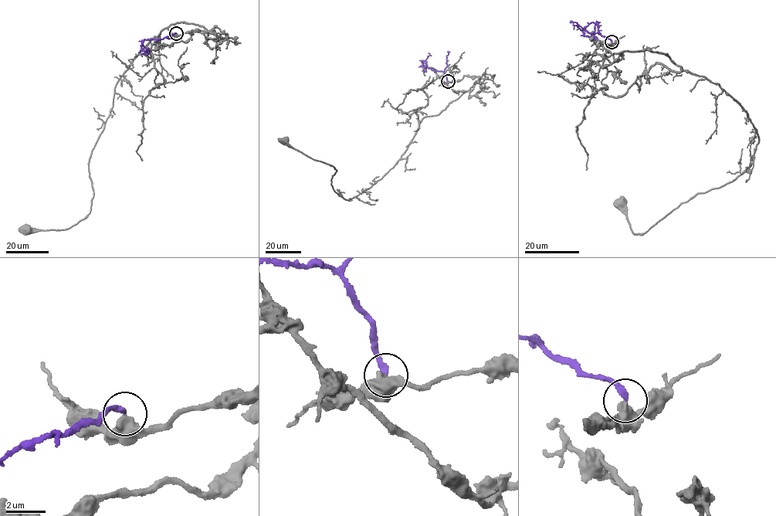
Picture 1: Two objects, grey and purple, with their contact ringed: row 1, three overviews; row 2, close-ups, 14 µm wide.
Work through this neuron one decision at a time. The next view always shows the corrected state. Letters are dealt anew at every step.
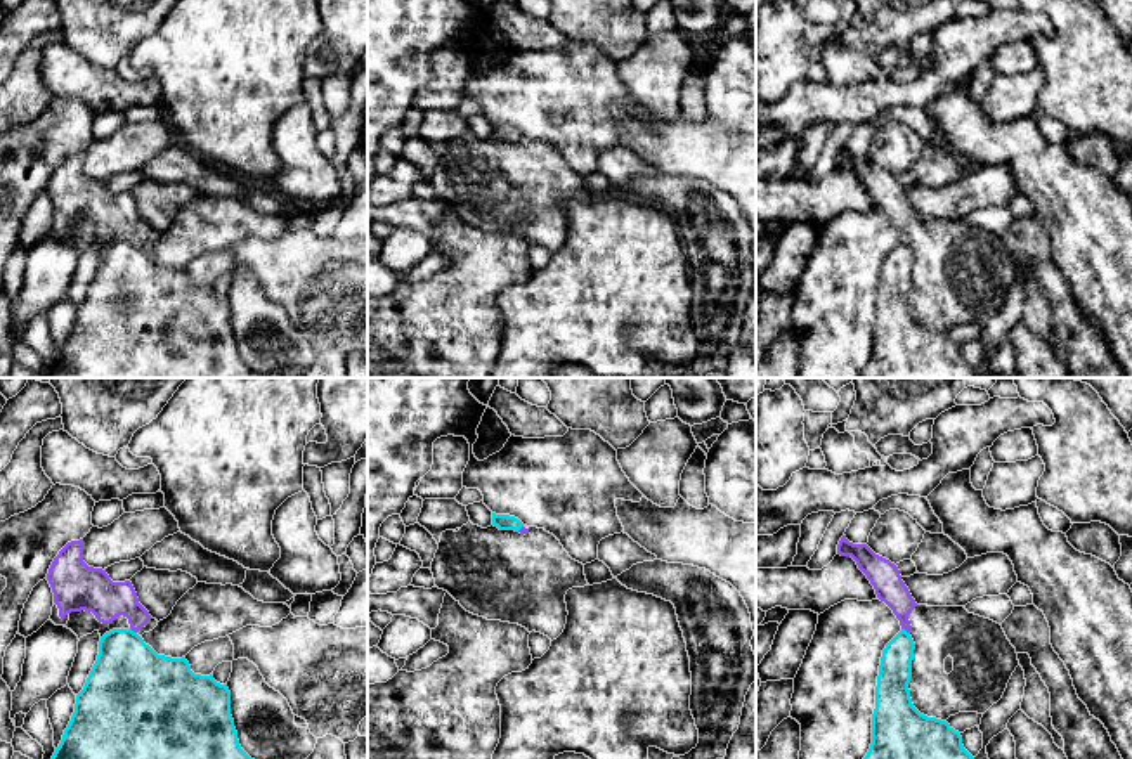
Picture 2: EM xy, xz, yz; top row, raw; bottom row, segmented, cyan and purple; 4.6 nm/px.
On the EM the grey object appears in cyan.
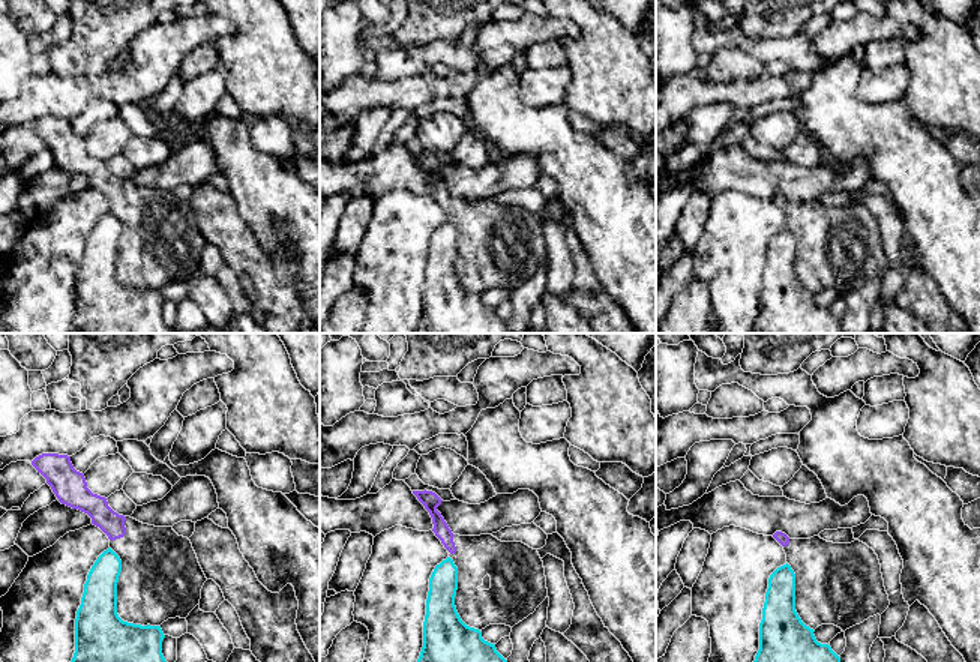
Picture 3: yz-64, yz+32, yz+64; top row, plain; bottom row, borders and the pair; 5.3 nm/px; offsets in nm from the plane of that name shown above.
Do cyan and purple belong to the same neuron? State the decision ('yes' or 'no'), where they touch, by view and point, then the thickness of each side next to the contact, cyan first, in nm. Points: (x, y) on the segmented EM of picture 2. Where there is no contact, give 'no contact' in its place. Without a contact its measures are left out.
no | yz (904, 629) | 160/140 nm

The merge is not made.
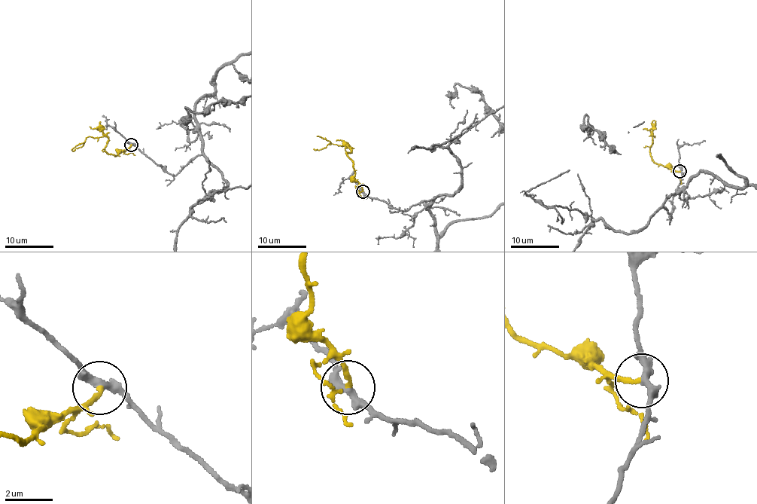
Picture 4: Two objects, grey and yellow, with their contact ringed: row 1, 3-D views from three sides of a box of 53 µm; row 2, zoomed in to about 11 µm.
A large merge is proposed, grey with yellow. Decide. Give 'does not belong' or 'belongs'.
does not belong

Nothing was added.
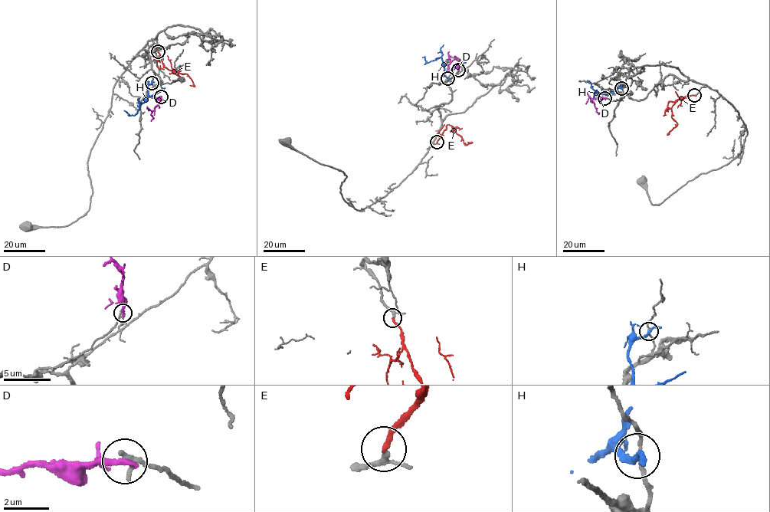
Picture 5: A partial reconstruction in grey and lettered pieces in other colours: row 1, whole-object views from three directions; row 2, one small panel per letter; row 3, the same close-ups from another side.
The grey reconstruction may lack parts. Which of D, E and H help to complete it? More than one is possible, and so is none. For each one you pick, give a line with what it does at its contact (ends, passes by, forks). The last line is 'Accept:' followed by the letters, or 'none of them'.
E: It ends there
Accept: E

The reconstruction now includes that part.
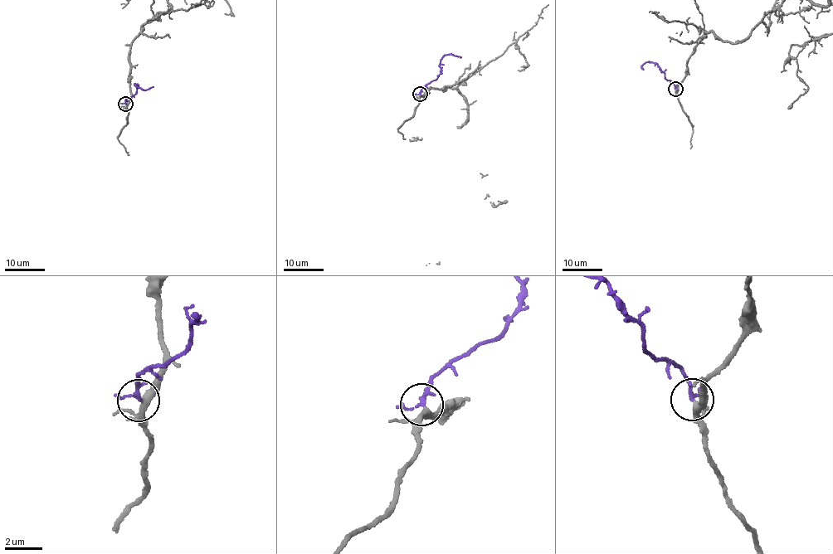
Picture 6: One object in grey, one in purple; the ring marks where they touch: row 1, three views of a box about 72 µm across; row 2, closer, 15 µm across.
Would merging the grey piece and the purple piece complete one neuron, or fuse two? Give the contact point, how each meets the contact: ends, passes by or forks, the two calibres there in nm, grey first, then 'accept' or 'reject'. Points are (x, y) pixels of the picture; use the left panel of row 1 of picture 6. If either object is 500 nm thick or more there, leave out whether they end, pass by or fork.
(125, 104) | grey passes by | purple passes by | 360/140 nm | accept

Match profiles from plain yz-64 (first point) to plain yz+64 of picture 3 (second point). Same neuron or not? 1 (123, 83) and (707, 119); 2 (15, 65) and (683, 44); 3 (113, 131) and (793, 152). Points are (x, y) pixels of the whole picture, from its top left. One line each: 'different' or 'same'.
1: different
2: same
3: different

